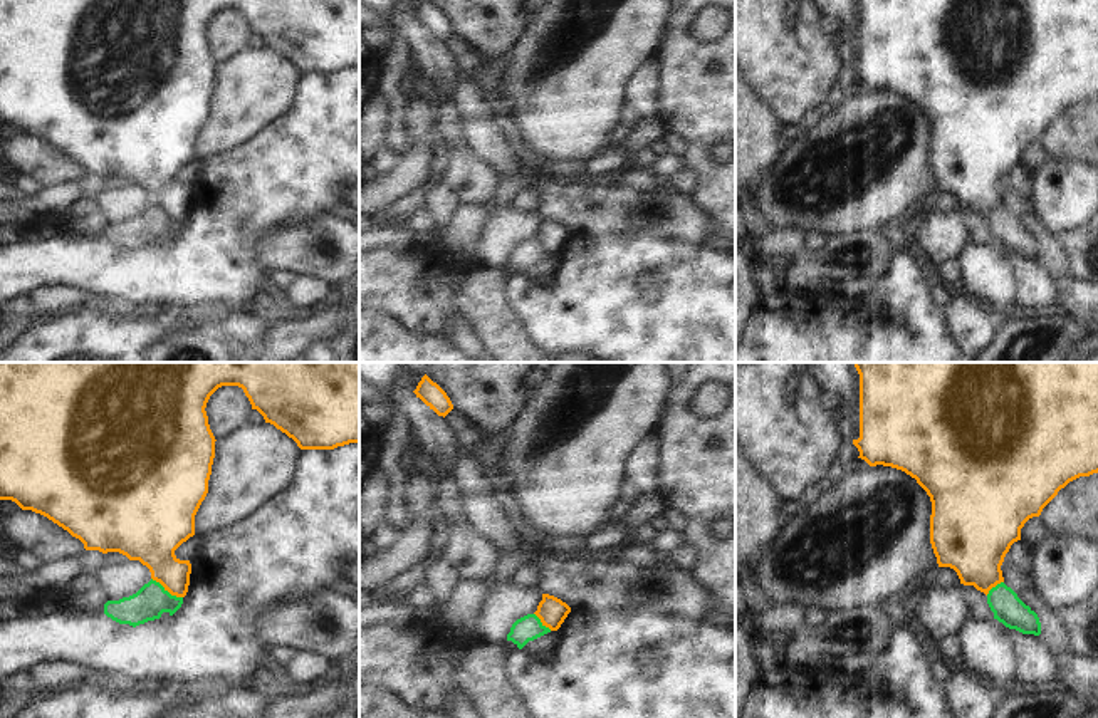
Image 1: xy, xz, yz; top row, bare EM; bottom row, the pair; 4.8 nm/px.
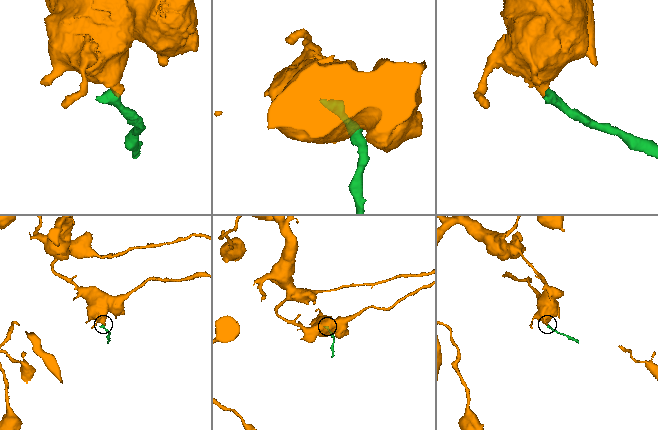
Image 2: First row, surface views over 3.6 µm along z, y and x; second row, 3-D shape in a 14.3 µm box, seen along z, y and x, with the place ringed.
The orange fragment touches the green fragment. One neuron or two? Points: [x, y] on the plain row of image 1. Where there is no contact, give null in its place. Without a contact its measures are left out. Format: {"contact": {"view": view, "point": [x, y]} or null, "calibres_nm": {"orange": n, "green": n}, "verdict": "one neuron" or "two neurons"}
{"contact": {"view": "xy", "point": [167, 213]}, "calibres_nm": {"orange": 240, "green": 160}, "verdict": "two neurons"}

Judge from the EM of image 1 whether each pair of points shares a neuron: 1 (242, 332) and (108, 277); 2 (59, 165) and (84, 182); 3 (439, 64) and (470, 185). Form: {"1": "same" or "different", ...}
{"1": "different", "2": "different", "3": "same"}

